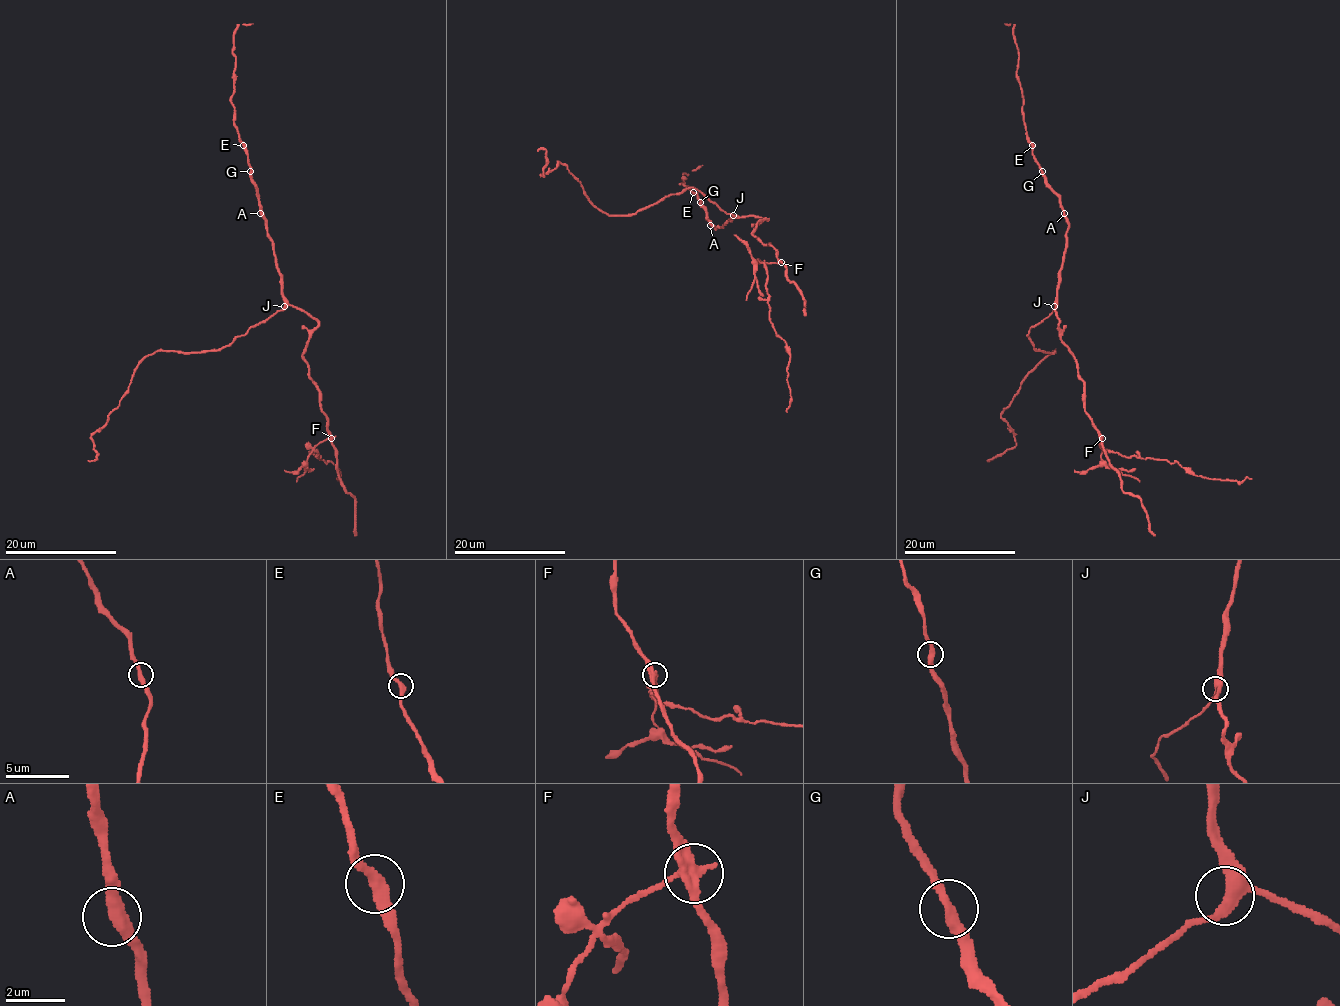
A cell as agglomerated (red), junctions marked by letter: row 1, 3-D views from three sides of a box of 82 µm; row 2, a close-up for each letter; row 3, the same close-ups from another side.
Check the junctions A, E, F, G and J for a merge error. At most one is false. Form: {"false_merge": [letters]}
{"false_merge": ["F"]}

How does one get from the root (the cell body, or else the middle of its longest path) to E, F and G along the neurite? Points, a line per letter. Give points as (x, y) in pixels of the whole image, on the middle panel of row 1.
E: (747, 216), (735, 216), (715, 229), (698, 197), (693, 192)
F: (747, 216), (767, 219), (757, 223), (753, 234), (777, 251), (781, 262)
G: (747, 216), (735, 216), (715, 229), (700, 202)

